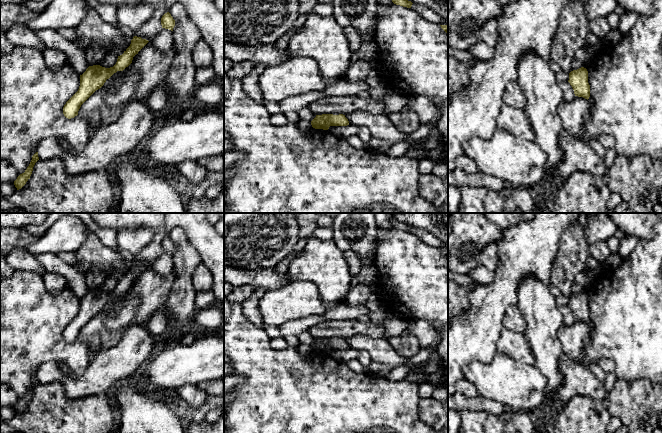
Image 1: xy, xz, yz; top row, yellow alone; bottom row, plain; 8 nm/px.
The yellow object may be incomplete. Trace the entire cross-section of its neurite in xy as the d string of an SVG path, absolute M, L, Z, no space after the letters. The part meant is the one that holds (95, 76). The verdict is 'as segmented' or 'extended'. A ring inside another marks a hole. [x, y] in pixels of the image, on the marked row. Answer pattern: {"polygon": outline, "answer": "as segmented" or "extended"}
{"polygon": "M134 36L130 46L124 53L118 56L113 67L105 68L100 65L89 66L80 75L80 86L78 91L66 102L63 107L63 114L71 119L78 115L81 105L98 89L100 89L107 79L117 71L123 71L133 60L133 57L148 43L146 39Z", "answer": "as segmented"}

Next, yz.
{"polygon": "M581 67L577 70L573 70L569 73L568 82L574 90L575 96L589 99L590 97L590 85L588 83L588 71L586 68Z", "answer": "as segmented"}

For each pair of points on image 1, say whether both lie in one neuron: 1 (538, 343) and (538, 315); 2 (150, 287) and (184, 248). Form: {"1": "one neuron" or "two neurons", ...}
{"1": "one neuron", "2": "two neurons"}

